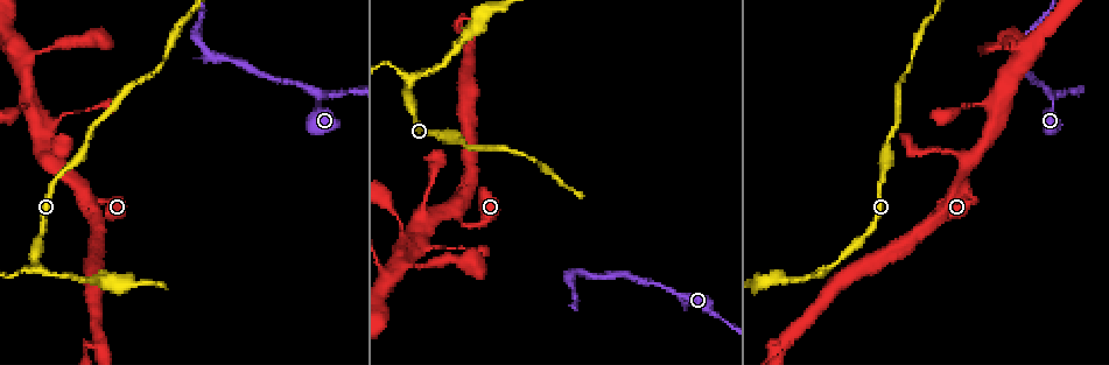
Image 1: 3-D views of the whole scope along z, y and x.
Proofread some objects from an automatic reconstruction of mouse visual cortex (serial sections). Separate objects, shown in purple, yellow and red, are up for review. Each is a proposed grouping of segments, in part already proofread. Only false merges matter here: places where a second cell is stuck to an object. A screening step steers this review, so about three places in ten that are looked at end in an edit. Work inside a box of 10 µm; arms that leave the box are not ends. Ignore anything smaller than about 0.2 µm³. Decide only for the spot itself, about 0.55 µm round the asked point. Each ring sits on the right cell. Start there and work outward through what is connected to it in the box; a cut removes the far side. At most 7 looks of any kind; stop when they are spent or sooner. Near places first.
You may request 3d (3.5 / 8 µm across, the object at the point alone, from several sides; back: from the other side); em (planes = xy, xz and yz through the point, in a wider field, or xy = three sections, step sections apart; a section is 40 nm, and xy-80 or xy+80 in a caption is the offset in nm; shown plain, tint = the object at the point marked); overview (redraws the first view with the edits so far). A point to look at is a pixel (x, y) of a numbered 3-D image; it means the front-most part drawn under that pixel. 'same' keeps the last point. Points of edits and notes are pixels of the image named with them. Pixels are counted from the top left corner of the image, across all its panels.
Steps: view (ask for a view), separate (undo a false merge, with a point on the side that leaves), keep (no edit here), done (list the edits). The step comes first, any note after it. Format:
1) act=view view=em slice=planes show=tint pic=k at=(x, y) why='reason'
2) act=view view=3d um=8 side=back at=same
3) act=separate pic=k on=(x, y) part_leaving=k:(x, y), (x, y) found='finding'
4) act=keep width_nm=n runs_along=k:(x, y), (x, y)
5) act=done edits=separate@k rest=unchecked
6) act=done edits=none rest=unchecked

act=view view=3d um=8 pic=1 at=(830, 265) why='arms part here'

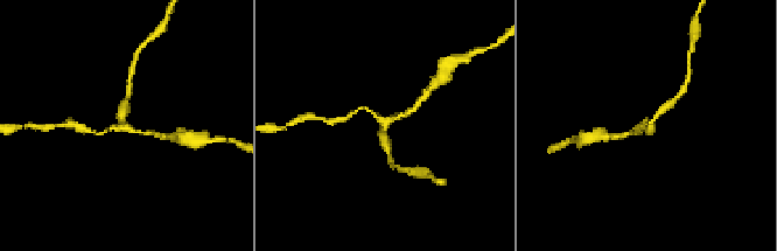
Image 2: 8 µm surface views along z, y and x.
act=view view=3d um=3.5 at=same

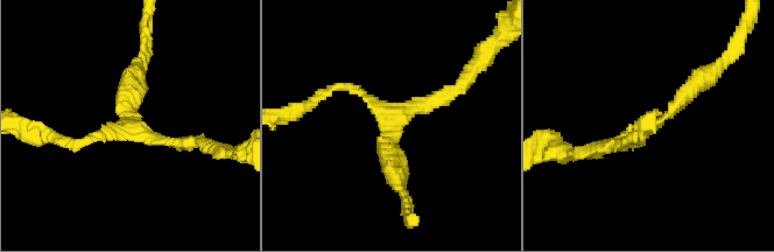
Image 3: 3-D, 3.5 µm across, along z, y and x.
act=view view=em slice=xy step=2 show=tint pic=3 at=(657, 126) arms=3 arm_widths_nm=100,200,250

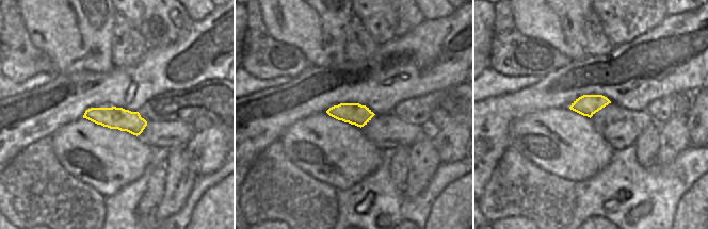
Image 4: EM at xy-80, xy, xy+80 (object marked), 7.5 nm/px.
act=keep runs_along=4:(86, 115), (117, 117), (143, 124) found='continuous, no second cell'

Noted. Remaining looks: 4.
act=view view=3d um=3.5 pic=1 at=(461, 19) why='two arms at a narrow angle'

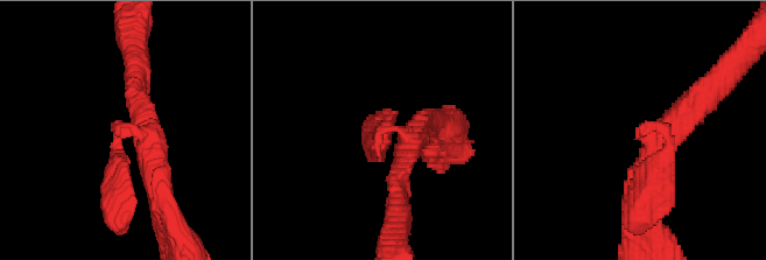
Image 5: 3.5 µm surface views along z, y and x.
act=view view=em slice=xy step=5 show=tint pic=5 at=(124, 128) arms=3 arm_widths_nm=200,300,300 why='shape alone is not enough'

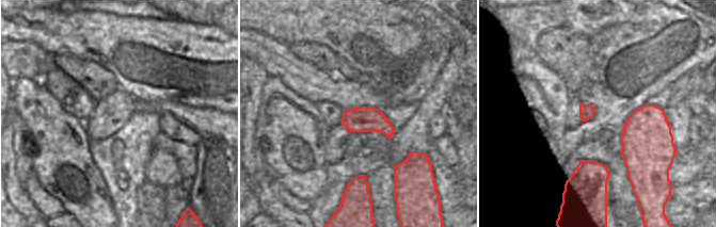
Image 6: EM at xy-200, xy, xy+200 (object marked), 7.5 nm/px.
act=keep runs_along=5:(688, 105), (642, 170) found='all the same cell'

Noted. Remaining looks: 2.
act=view view=3d um=3.5 pic=1 at=(31, 108)

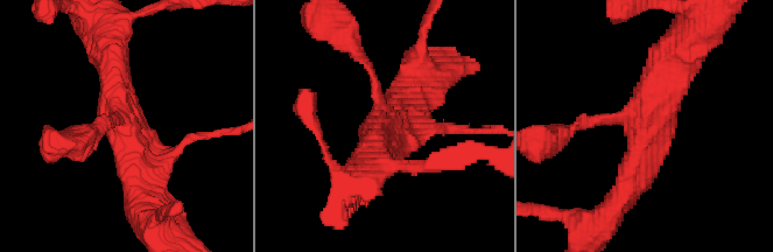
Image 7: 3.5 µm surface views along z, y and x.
act=view view=em slice=xy step=3 show=tint pic=7 at=(123, 132)

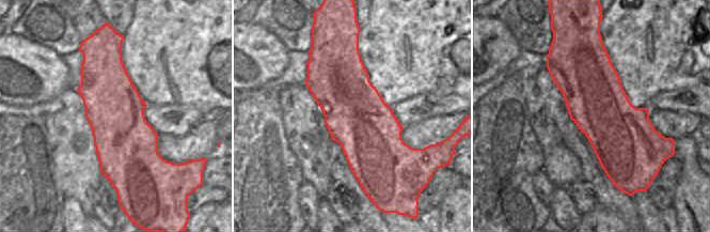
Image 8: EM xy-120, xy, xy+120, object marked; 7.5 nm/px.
act=keep arms=3 runs_along=7:(623, 198), (667, 58) found='all the same cell'

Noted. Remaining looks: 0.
act=done edits=none rest=unchecked

